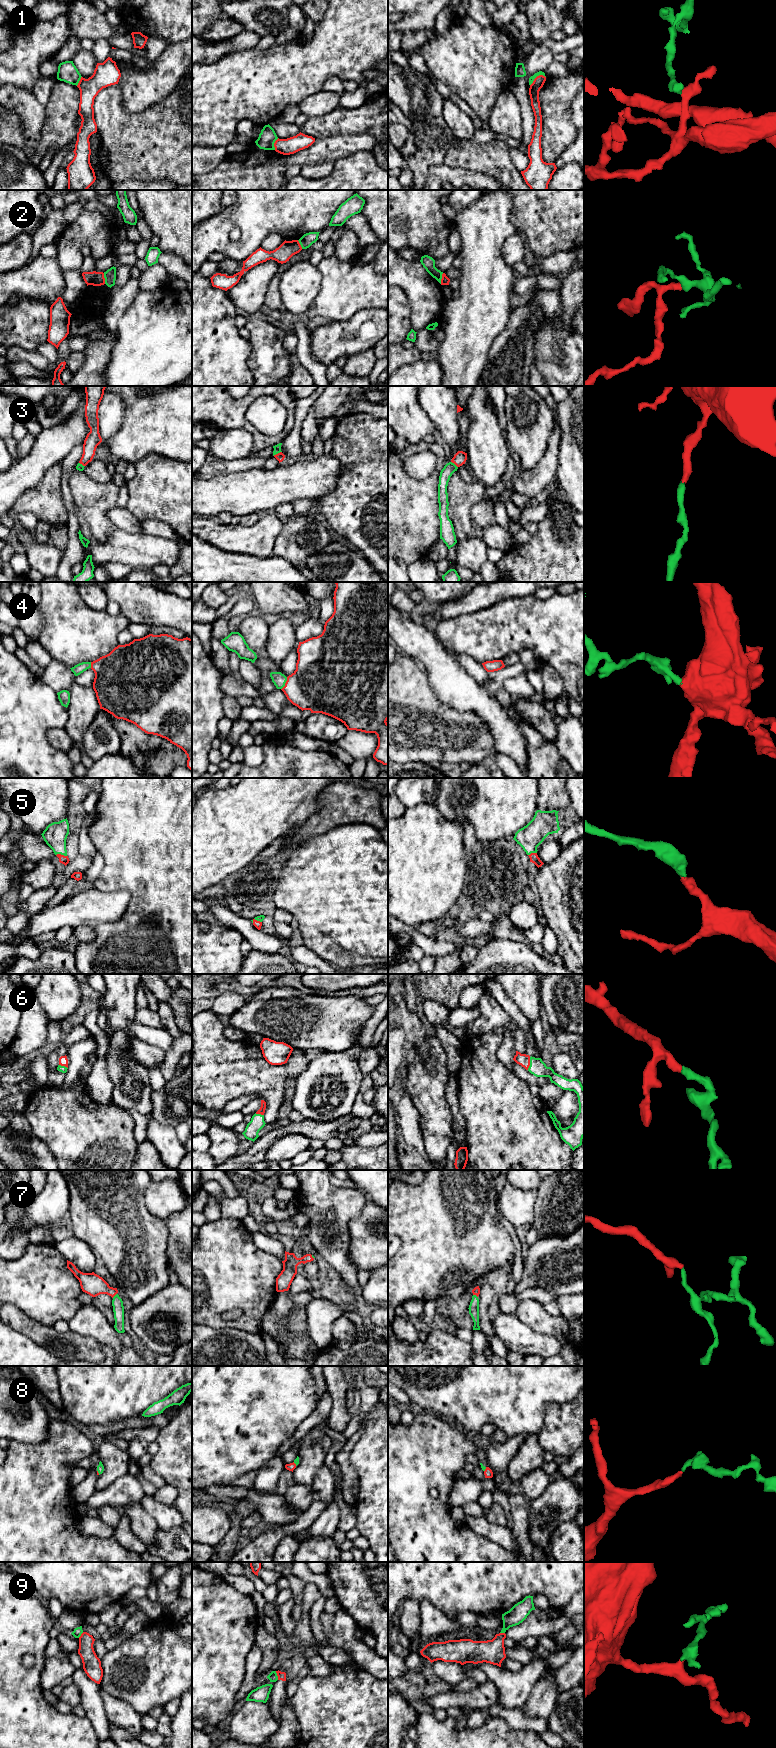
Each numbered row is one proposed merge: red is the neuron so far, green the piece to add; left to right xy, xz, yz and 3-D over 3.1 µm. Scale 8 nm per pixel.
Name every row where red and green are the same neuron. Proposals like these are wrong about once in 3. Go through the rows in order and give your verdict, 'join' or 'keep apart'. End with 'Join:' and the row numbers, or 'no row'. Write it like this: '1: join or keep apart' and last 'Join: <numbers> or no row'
1: keep apart
2: keep apart
3: join
4: join
5: join
6: join
7: join
8: join
9: keep apart
Join: 3, 4, 5, 6, 7, 8

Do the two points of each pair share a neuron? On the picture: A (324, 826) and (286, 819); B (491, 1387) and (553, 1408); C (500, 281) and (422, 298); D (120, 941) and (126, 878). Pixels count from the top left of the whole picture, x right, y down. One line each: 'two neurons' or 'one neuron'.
A: two neurons
B: two neurons
C: two neurons
D: one neuron

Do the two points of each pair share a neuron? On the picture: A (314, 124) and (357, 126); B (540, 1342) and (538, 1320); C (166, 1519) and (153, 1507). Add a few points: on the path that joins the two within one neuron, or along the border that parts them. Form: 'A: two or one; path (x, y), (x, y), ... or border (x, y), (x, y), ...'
A: one; path (325, 124), (346, 124)
B: two; border (519, 1319), (534, 1330), (553, 1336), (560, 1343)
C: one; path (163, 1516), (156, 1509)

